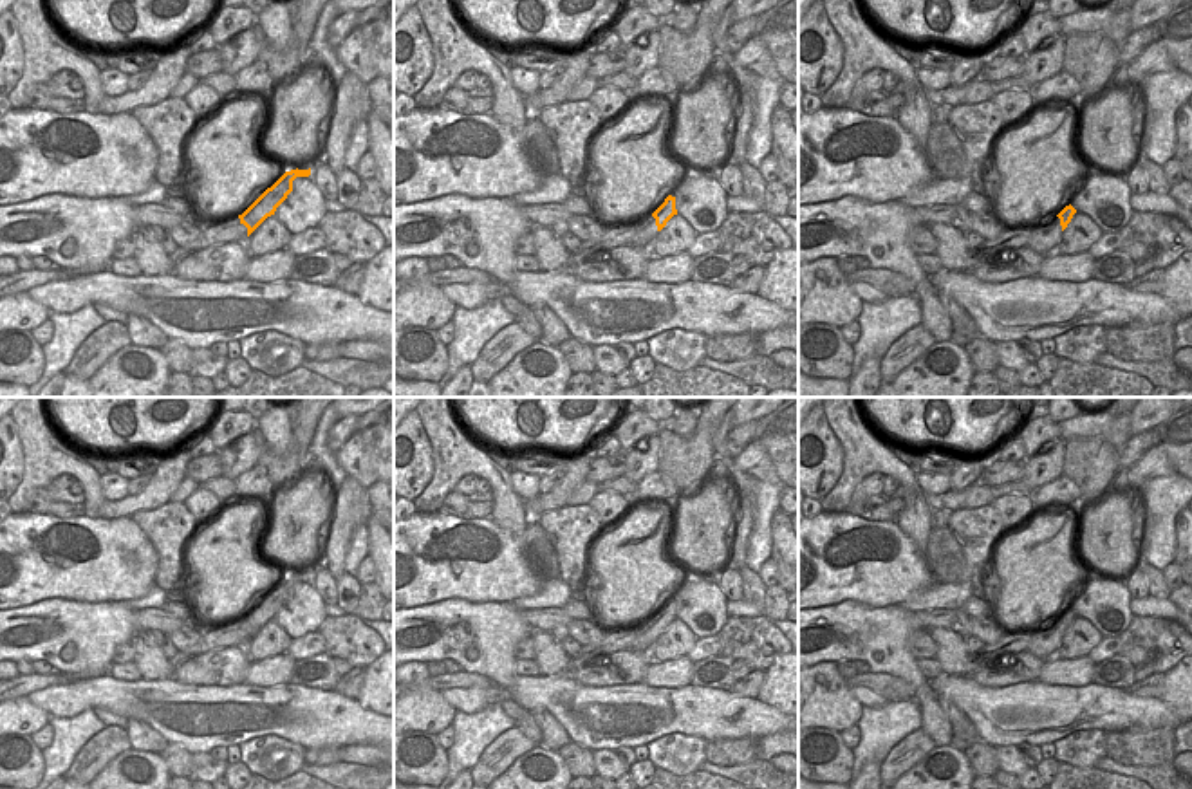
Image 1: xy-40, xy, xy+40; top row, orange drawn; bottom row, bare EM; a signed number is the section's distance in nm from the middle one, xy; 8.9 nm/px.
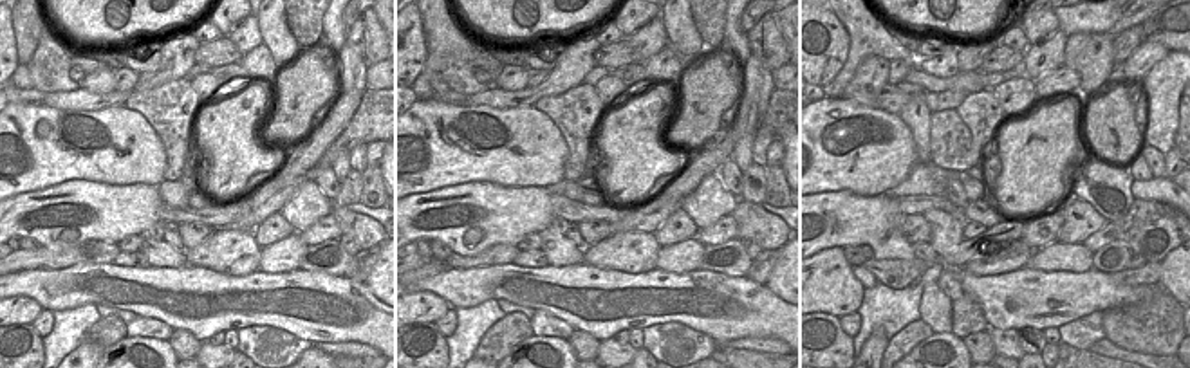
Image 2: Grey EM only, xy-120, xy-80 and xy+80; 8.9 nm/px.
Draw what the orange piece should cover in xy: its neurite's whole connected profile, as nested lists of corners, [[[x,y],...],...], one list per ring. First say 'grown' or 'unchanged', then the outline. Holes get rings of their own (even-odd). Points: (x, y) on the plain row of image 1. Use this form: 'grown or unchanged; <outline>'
grown; [[[668,599],[665,607],[643,627],[638,628],[632,650],[650,652],[656,639],[666,630],[666,627],[677,619],[675,601]]]

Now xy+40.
grown; [[[1069,608],[1053,625],[1040,630],[1033,630],[1028,652],[1038,659],[1055,657],[1057,650],[1060,648],[1062,637],[1075,617],[1076,614]]]

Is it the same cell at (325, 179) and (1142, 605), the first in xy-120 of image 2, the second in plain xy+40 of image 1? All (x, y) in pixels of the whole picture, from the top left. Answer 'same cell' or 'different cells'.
different cells

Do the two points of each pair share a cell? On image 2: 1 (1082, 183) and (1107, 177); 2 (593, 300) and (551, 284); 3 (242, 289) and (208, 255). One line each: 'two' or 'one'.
1: one
2: one
3: two

